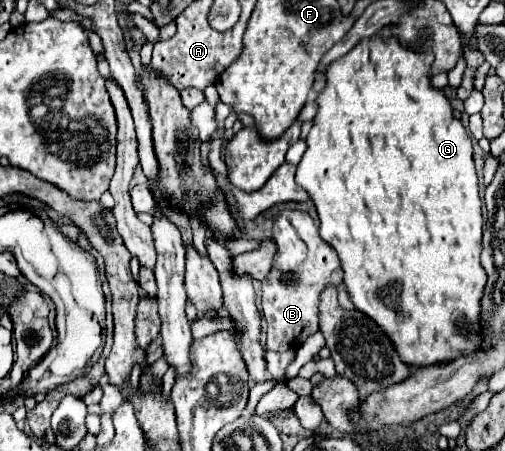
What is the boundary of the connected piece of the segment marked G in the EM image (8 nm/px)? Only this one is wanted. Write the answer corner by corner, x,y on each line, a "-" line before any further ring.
375,34
371,38
365,38
357,42
357,46
347,52
345,56
333,60
325,68
325,88
317,94
317,116
313,118
313,130
307,136
307,150
297,164
295,182
311,196
317,214
319,214
319,234
325,242
329,242
335,252
339,254
341,266
343,266
343,284
355,304
357,310
365,312
369,318
373,318
385,332
389,332
389,338
393,344
397,344
397,352
401,352
401,360
407,360
407,364
413,364
413,368
437,364
437,362
449,362
455,360
455,356
467,356
475,352
477,348
487,346
479,334
479,300
485,286
485,272
479,264
481,256
481,228
483,228
483,216
481,216
481,200
477,194
477,174
473,166
473,144
471,138
461,124
461,120
453,118
451,102
443,88
431,86
431,64
435,56
427,52
415,52
407,46
401,46
395,36
383,38
381,34

